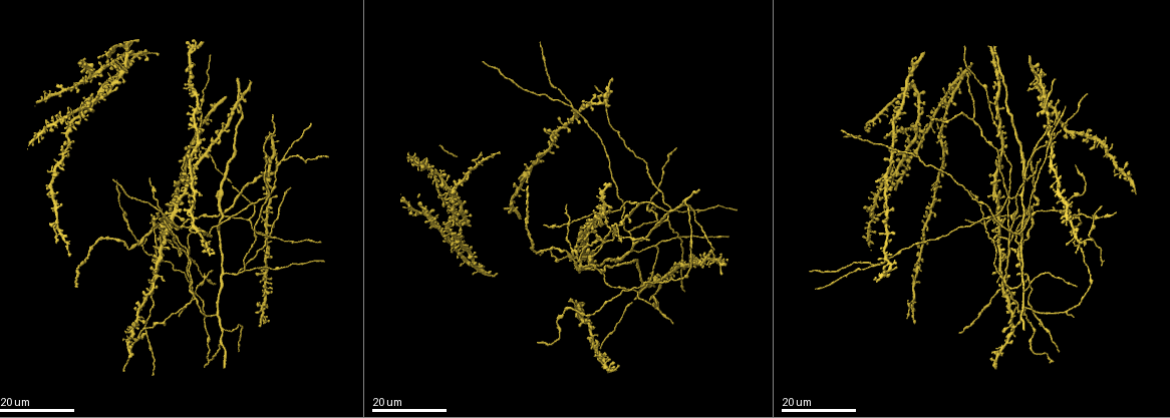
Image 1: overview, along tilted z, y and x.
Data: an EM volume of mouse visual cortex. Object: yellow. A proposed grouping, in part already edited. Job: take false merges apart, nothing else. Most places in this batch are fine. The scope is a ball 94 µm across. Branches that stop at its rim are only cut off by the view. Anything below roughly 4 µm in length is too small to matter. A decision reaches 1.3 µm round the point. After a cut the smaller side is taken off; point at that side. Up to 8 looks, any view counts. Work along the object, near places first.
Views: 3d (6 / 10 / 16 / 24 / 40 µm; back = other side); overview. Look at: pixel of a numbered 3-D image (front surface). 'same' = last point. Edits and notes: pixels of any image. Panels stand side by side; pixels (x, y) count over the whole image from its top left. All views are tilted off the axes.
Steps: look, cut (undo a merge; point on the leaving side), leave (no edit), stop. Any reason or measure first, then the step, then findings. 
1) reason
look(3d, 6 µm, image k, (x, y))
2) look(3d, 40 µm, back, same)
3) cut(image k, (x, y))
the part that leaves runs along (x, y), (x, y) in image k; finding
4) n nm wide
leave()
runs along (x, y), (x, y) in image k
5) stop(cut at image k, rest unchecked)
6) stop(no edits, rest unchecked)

three-way junction
look(3d, 16 µm, image 1, (476, 164))

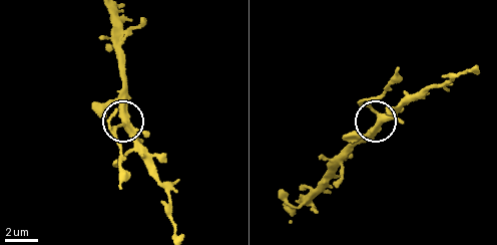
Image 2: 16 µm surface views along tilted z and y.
look(3d, 6 µm, image 2, (375, 113))

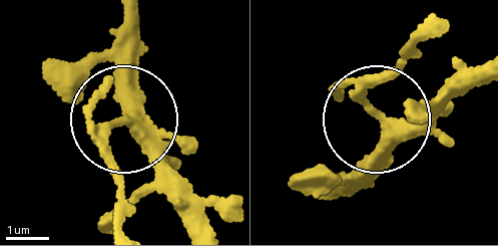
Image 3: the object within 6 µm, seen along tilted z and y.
look(3d, 6 µm, back, image 3, (377, 116))

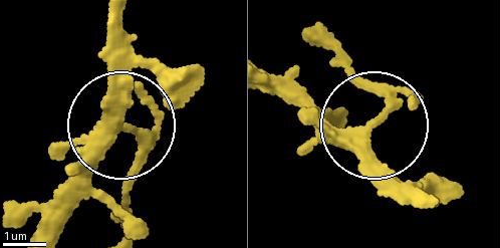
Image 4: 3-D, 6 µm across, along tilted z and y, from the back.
230 nm wide
cut(image 4, (136, 174))
the part that leaves runs along (377, 115), (382, 92), (332, 49) in image 4; two neurons meet here

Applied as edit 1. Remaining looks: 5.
see it whole again
look(overview)

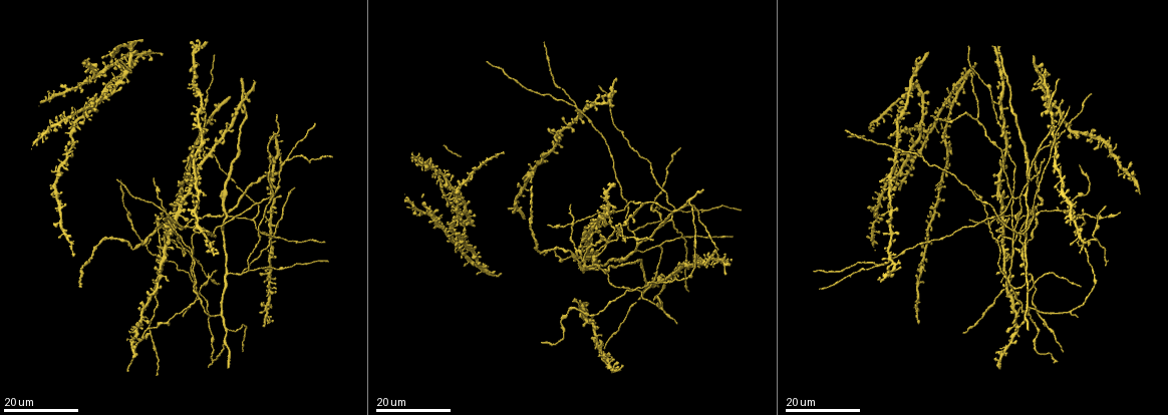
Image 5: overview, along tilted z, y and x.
look(3d, 24 µm, image 5, (1028, 305))

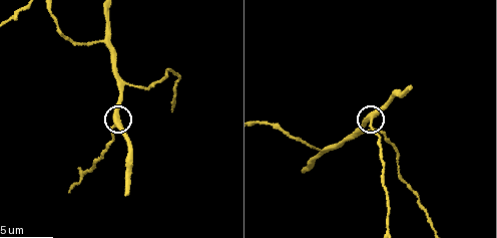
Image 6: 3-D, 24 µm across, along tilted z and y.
look(3d, 10 µm, image 6, (116, 124))

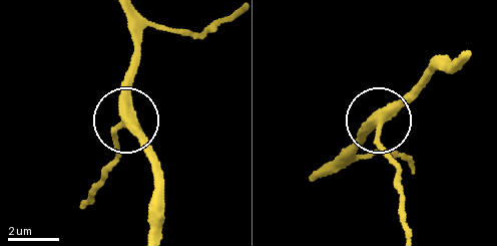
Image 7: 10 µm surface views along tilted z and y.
zoom in
look(3d, 6 µm, image 7, (383, 124))

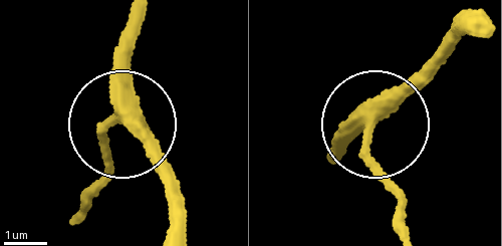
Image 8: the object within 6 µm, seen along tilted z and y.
leave()
runs along (339, 152), (442, 60) in image 8; one neuron here

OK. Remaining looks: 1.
stop(cut at image 4, rest unchecked)

